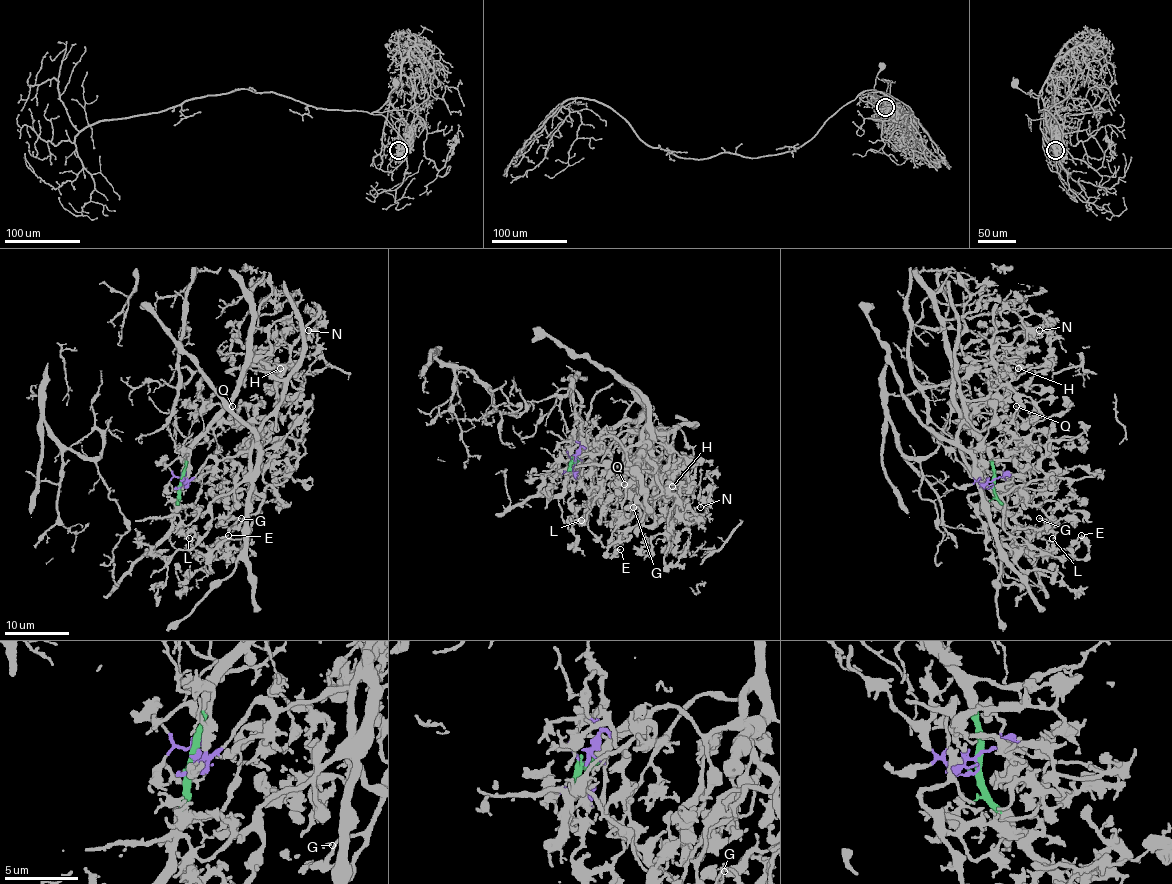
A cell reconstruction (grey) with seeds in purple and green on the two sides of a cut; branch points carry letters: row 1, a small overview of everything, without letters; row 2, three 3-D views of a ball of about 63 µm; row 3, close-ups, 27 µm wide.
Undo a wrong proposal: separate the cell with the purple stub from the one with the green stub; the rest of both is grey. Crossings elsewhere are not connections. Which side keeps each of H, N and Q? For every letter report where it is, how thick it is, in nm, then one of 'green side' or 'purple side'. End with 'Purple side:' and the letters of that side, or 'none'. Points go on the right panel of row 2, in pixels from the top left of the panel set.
H: at (1018, 368); 170 nm thick; purple side
N: at (1039, 330); 160 nm thick; purple side
Q: at (1016, 406); 170 nm thick; purple side
Purple side: H, N, Q

